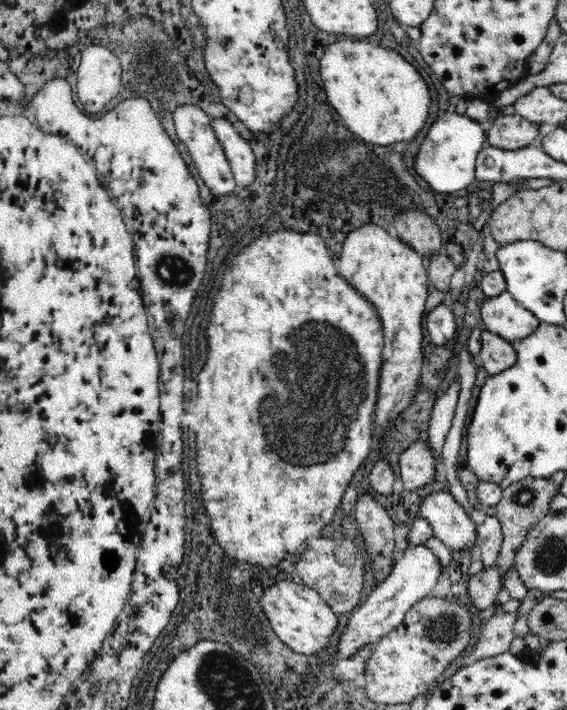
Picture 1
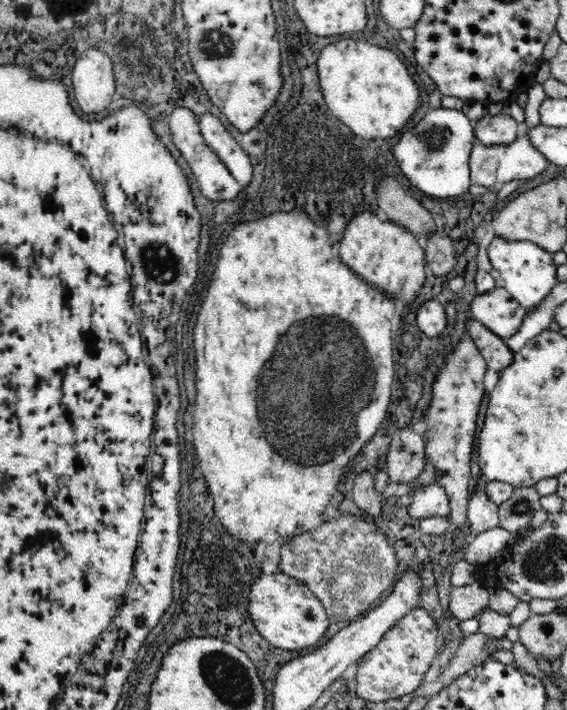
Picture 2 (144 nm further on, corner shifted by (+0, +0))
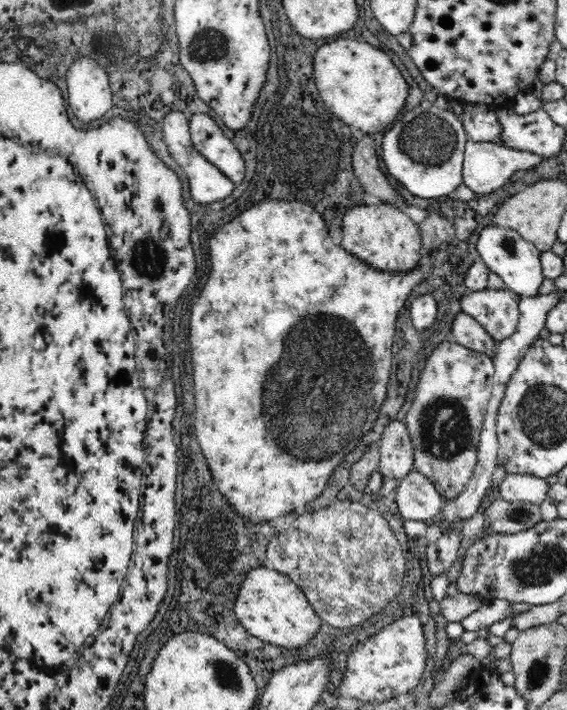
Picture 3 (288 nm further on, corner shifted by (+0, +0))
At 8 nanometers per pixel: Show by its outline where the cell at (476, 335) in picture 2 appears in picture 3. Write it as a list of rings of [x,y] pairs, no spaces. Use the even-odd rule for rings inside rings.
[[[462,312],[456,314],[456,318],[452,322],[452,338],[456,344],[462,344],[474,352],[488,354],[490,358],[496,356],[498,342],[494,342],[472,316],[466,316]]]

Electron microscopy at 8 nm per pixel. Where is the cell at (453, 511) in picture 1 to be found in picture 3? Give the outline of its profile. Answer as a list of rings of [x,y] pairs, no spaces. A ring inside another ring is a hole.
[[[416,470],[398,482],[398,488],[394,492],[398,510],[404,516],[404,520],[430,522],[442,512],[444,506],[442,494],[430,482],[430,478]]]

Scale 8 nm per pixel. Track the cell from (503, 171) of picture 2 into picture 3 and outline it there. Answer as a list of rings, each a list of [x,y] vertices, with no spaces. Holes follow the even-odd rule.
[[[466,142],[466,152],[464,152],[464,184],[474,192],[474,194],[490,194],[490,192],[500,192],[506,184],[510,184],[512,174],[520,172],[522,176],[536,168],[544,158],[540,154],[532,152],[518,152],[512,150],[510,146],[504,146],[500,142]]]

